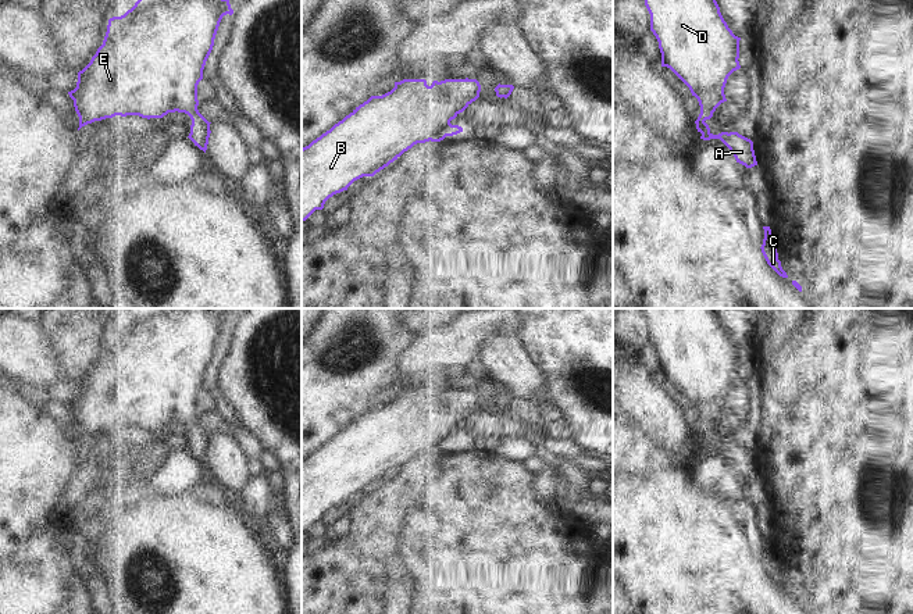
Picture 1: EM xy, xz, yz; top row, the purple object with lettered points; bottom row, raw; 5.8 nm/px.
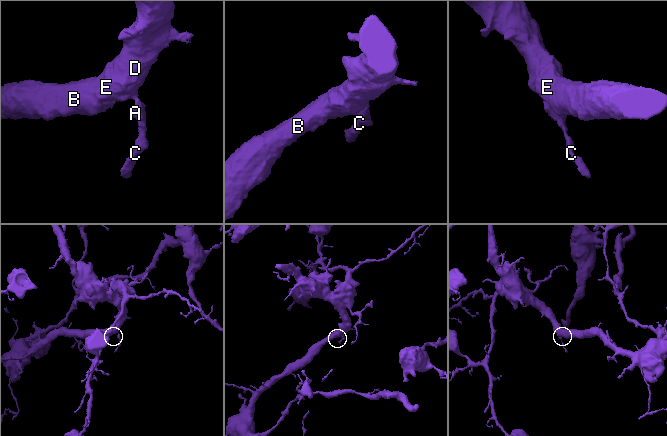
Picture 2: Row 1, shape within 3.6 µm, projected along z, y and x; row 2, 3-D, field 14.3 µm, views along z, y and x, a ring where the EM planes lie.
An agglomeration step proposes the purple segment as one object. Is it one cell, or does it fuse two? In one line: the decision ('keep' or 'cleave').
keep

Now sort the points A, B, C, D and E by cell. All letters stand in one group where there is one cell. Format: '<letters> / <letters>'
A B C D E

